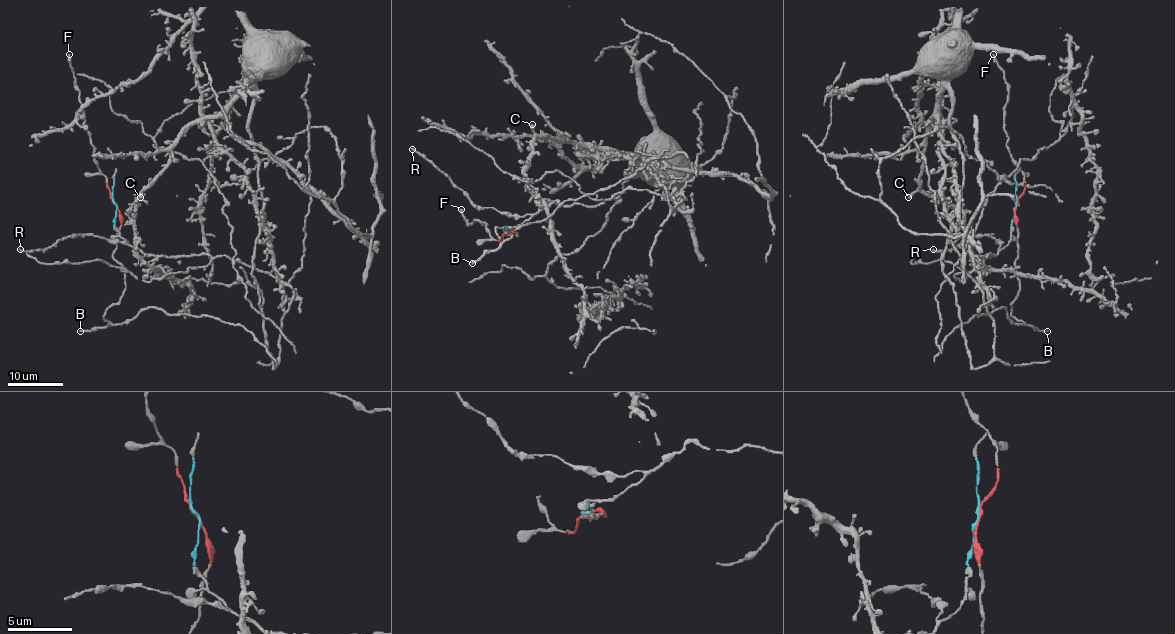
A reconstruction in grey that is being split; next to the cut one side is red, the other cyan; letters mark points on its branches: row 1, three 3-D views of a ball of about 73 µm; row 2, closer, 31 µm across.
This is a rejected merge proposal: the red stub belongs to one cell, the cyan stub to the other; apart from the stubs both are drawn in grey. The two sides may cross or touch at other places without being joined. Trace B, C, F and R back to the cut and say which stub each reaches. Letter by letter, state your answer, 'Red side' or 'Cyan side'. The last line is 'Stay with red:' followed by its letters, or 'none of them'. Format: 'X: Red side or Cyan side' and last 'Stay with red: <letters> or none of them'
B: Red side
C: Cyan side
F: Red side
R: Cyan side
Stay with red: B, F

